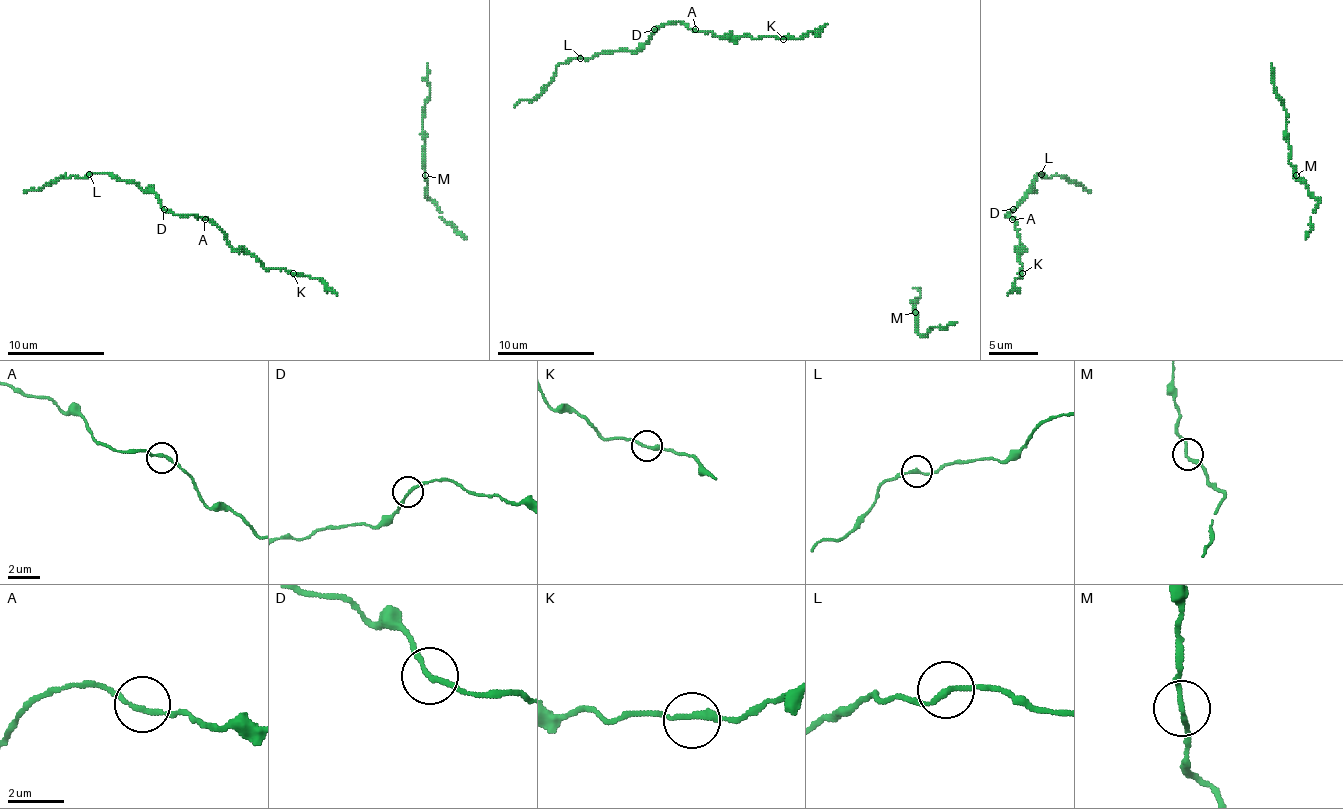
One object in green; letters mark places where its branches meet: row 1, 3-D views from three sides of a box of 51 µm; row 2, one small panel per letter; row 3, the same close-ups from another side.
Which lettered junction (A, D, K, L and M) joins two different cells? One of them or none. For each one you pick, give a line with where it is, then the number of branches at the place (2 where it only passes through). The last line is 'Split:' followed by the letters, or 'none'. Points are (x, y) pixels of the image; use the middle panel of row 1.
L: at (580, 58); 2 branches meet
Split: L

